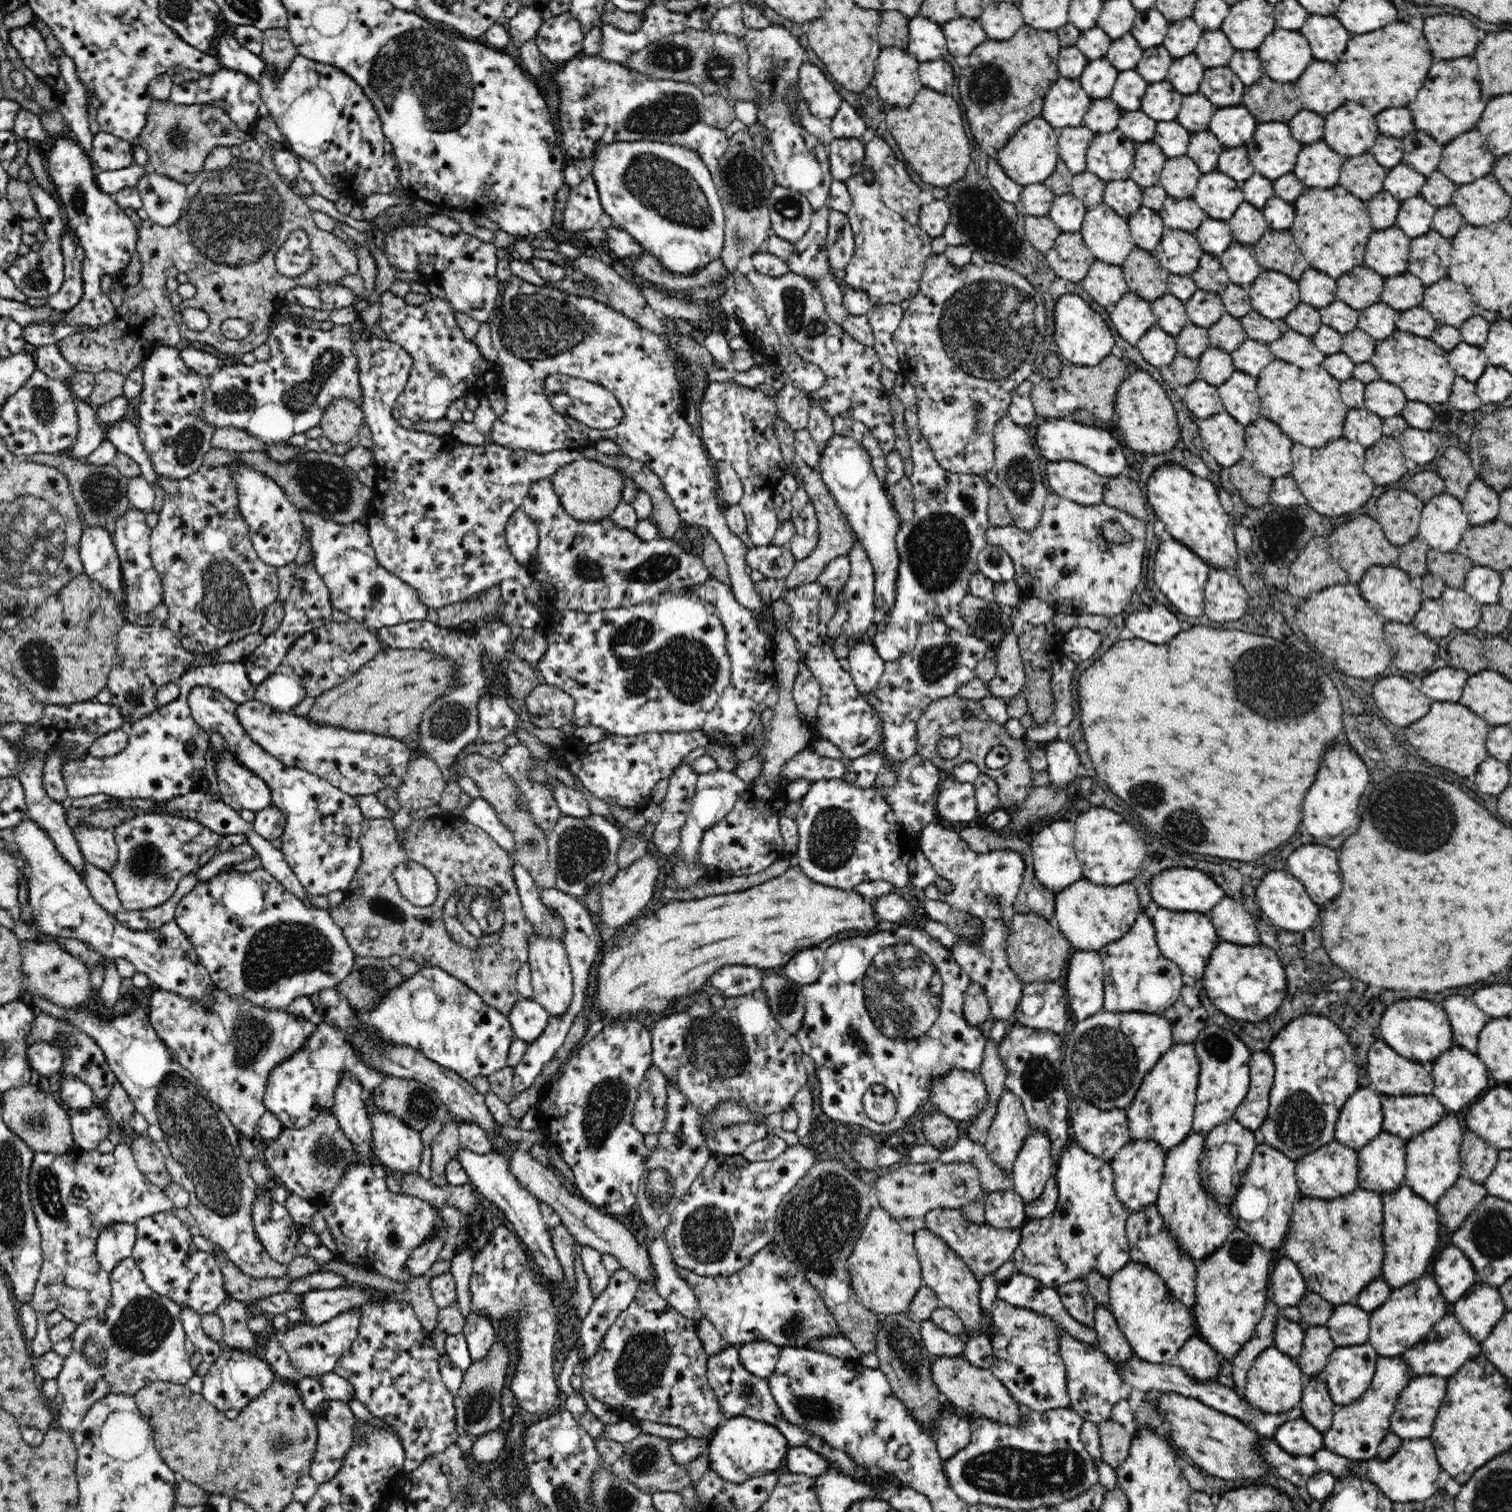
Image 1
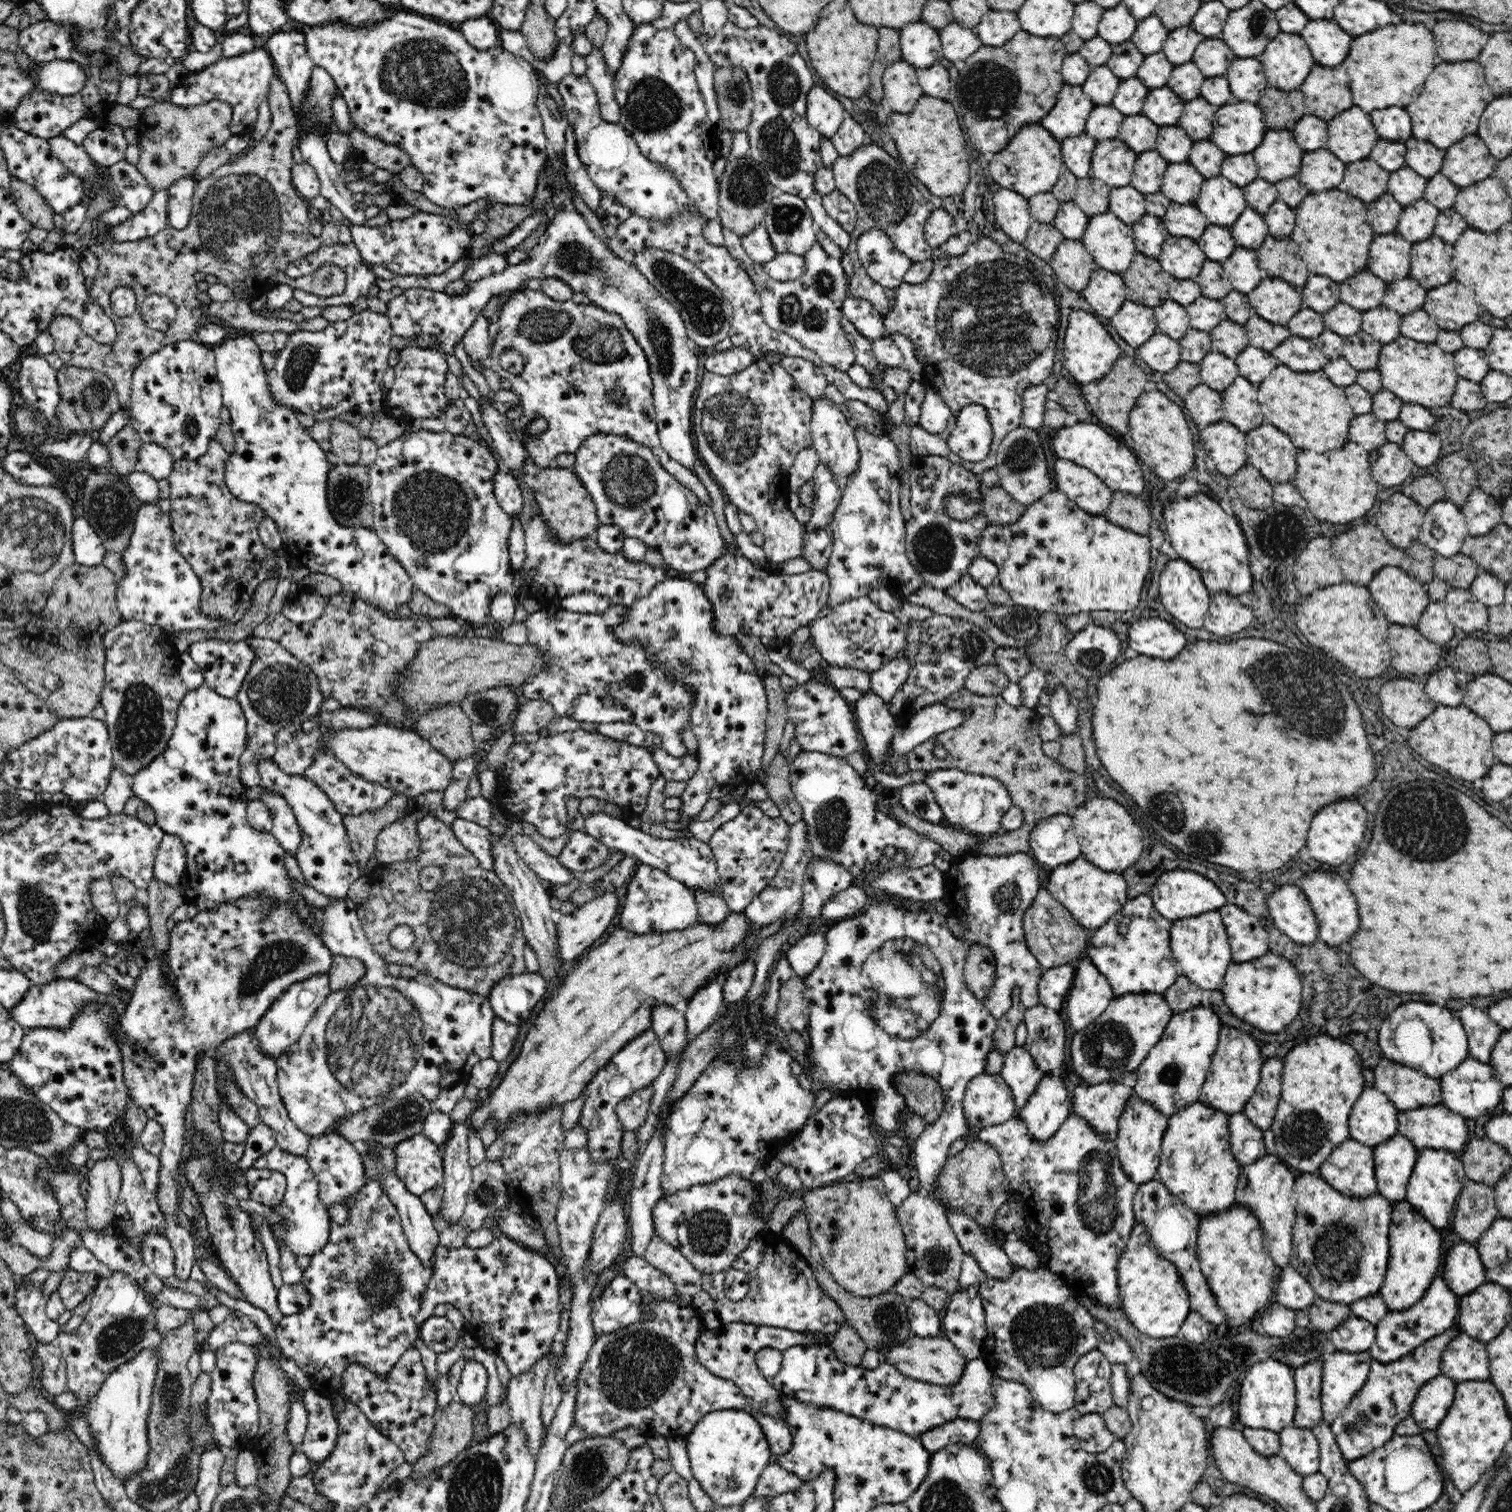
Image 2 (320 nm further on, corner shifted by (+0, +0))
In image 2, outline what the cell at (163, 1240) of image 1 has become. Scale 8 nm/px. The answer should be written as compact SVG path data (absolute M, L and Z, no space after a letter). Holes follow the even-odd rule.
M154 1232L146 1236L142 1244L141 1257L159 1279L175 1274L175 1254L162 1232Z

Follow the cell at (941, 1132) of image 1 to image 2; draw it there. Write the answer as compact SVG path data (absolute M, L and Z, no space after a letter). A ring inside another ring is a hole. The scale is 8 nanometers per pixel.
M898 1070L892 1078L894 1089L904 1097L910 1110L919 1114L926 1122L936 1122L944 1110L944 1095L938 1081L923 1072Z

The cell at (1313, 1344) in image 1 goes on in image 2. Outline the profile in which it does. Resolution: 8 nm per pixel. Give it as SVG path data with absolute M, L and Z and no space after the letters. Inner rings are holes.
M1312 1361L1293 1371L1296 1393L1296 1410L1292 1424L1298 1428L1312 1429L1323 1421L1320 1382L1323 1361Z

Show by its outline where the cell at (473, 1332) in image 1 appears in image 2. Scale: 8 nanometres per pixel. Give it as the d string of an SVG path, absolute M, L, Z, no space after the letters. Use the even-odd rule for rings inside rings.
M466 1361L457 1385L457 1399L474 1408L485 1400L488 1373L482 1363Z

